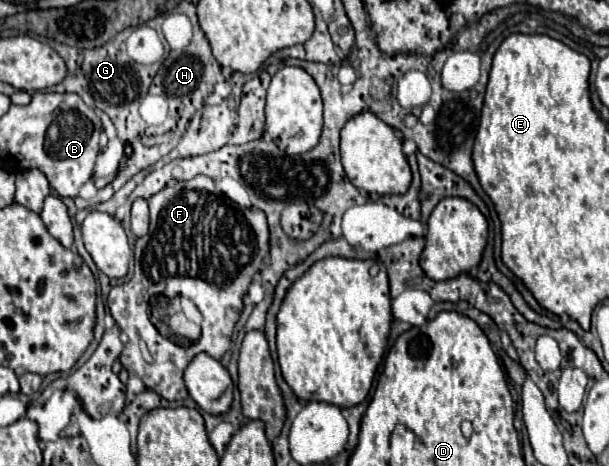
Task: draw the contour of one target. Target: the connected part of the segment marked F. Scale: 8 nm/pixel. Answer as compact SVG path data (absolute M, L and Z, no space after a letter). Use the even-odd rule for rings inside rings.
M194 176L188 182L178 182L172 186L166 186L162 192L154 194L148 200L150 206L150 230L146 236L138 238L134 244L134 278L126 284L118 284L110 290L108 296L108 308L112 312L112 318L120 326L120 330L128 336L126 348L120 356L120 362L124 368L128 368L130 374L138 376L144 386L156 394L160 394L166 400L184 400L188 398L188 390L184 386L182 374L188 362L200 354L206 352L214 360L220 360L222 354L230 348L234 326L242 312L242 298L254 278L254 270L258 272L262 266L264 256L268 254L268 228L266 228L266 216L264 212L252 208L242 210L232 200L228 200L222 192L216 190L214 180L208 176ZM150 296L190 296L194 304L198 304L198 310L202 312L202 336L190 344L180 346L172 340L166 340L154 324L150 324L150 316L146 316L146 304L150 304Z

